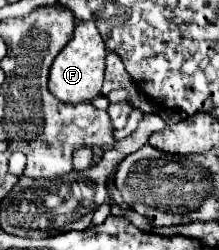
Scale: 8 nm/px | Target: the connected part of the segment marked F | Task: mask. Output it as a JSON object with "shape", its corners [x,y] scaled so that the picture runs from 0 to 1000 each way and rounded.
{"shape":[[[384,84],[338,116],[338,148],[301,188],[265,212],[228,268],[219,308],[219,356],[247,388],[265,388],[292,412],[393,412],[457,380],[466,324],[475,324],[475,228],[484,228],[484,180],[466,172],[466,148],[447,140],[447,116],[429,92]]]}

